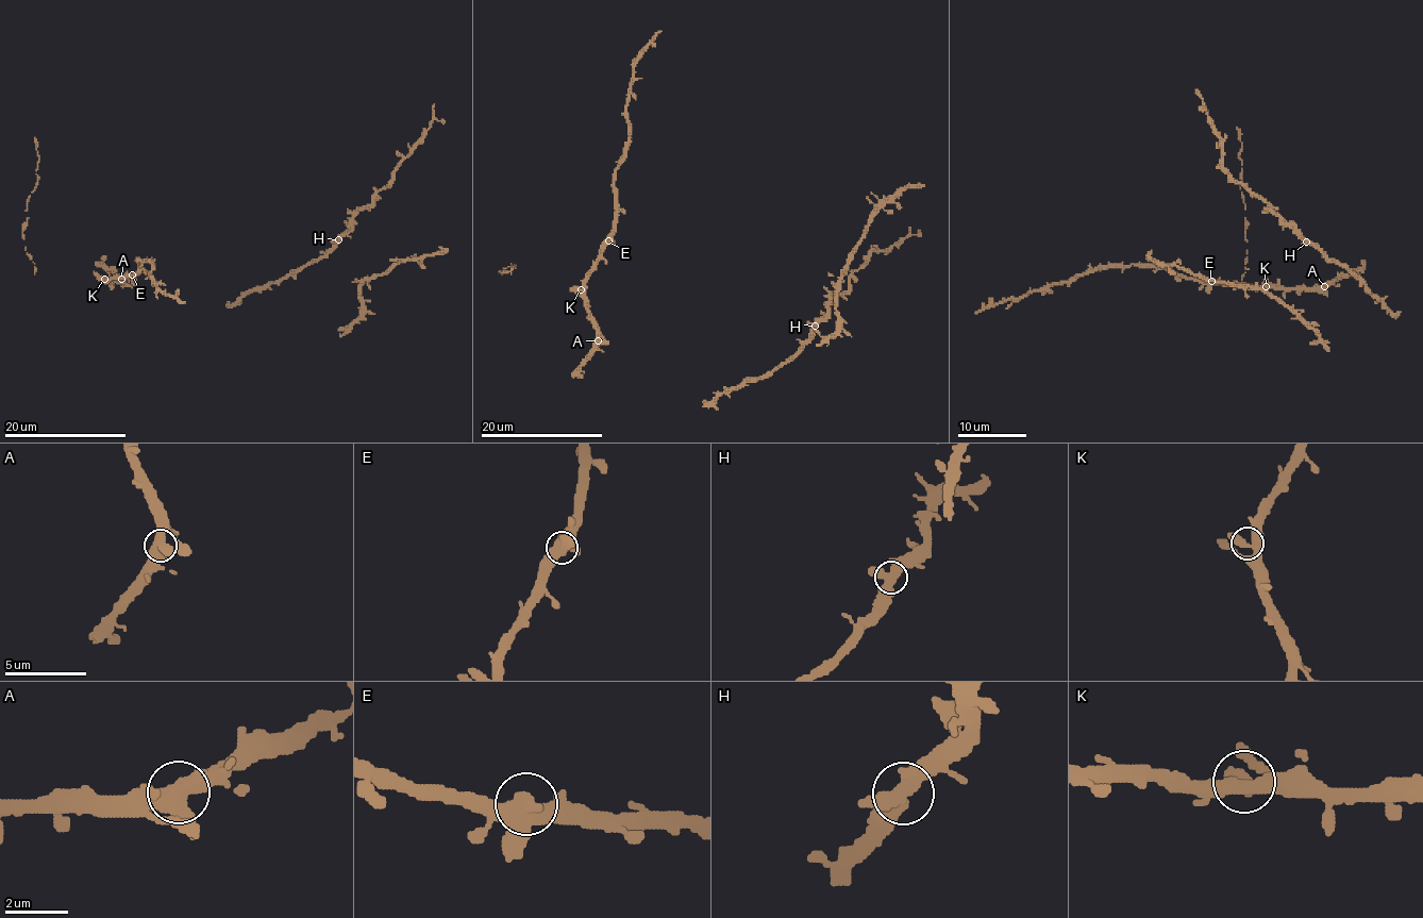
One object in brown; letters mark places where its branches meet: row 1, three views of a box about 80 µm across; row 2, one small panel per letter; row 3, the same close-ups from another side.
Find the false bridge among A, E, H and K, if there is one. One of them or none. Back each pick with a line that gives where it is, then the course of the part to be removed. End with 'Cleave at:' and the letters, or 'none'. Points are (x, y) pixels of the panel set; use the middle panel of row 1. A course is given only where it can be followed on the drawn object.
Cleave at: none

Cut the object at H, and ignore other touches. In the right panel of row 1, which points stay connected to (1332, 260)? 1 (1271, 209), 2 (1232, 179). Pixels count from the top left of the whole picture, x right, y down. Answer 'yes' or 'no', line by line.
1: no
2: no

